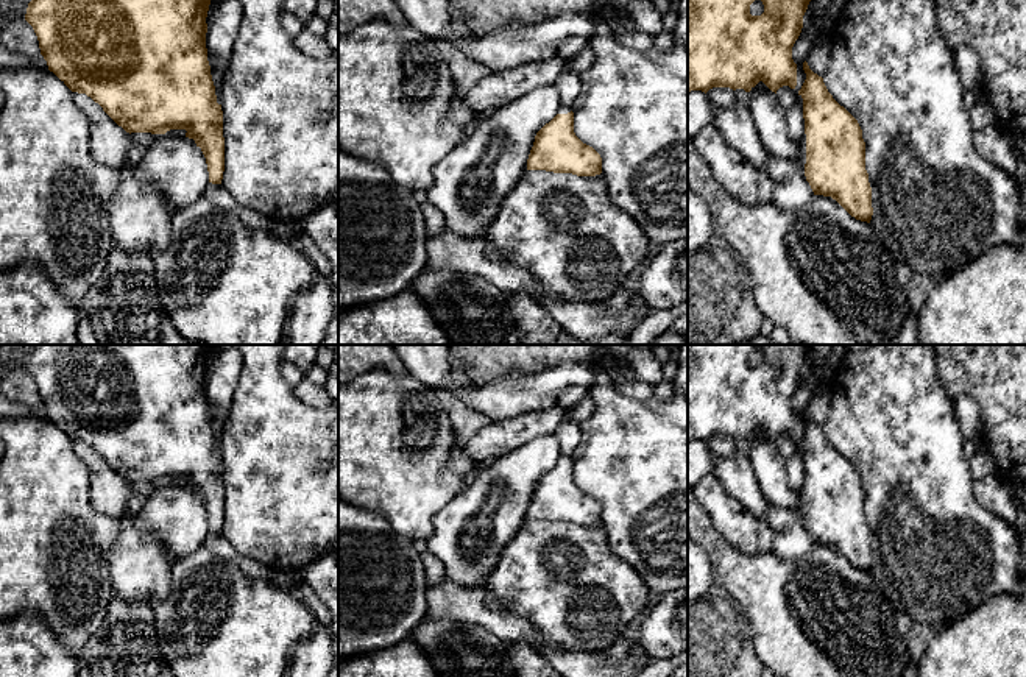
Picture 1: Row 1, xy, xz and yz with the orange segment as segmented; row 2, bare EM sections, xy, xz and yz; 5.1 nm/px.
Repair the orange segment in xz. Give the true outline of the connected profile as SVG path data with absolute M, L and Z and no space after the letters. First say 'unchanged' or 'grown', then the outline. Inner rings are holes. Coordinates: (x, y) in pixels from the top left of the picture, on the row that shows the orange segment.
grown; M561 105L558 114L535 136L527 170L596 176L602 173L602 158L574 133L574 112Z

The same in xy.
unchanged; M31 0L25 20L33 27L41 55L72 92L86 94L126 133L165 134L186 129L201 148L209 183L221 184L225 172L223 111L207 61L206 33L211 0Z

